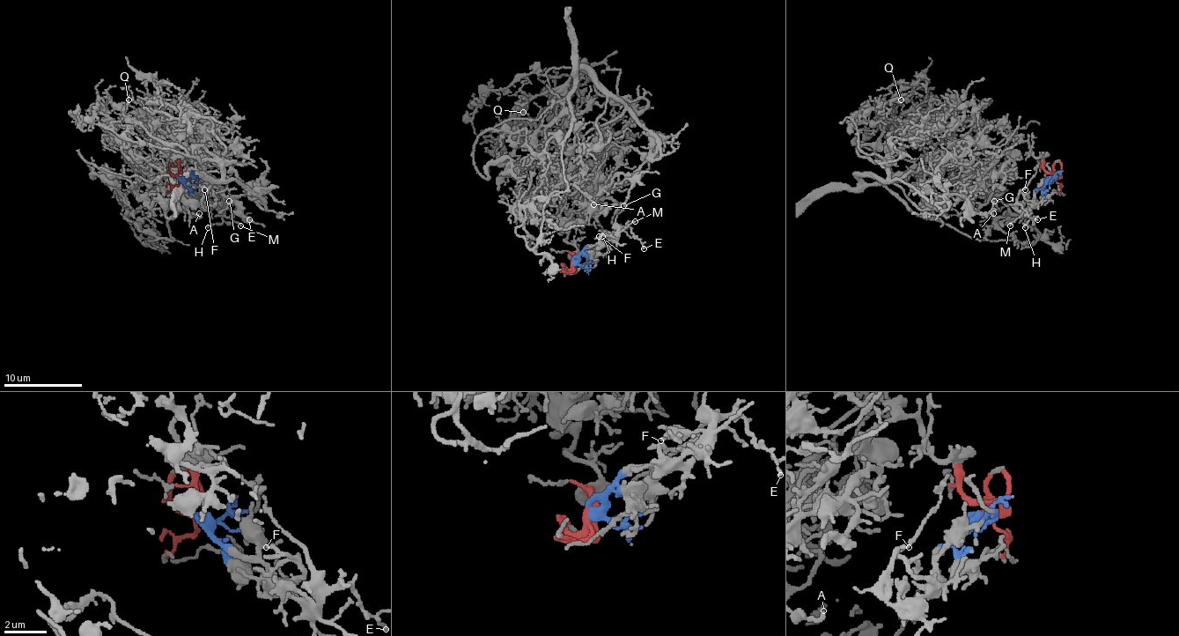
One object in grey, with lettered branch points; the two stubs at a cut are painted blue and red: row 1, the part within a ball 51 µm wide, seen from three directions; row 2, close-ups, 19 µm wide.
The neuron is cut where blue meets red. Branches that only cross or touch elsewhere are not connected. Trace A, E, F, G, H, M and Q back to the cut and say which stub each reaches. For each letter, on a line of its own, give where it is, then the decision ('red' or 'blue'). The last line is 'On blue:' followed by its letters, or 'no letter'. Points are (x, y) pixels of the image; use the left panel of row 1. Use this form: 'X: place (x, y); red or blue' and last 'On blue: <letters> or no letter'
A: place (199, 213); red
E: place (249, 219); blue
F: place (204, 189); blue
G: place (229, 201); red
H: place (208, 227); blue
M: place (240, 225); blue
Q: place (128, 99); red
On blue: E, F, H, M

